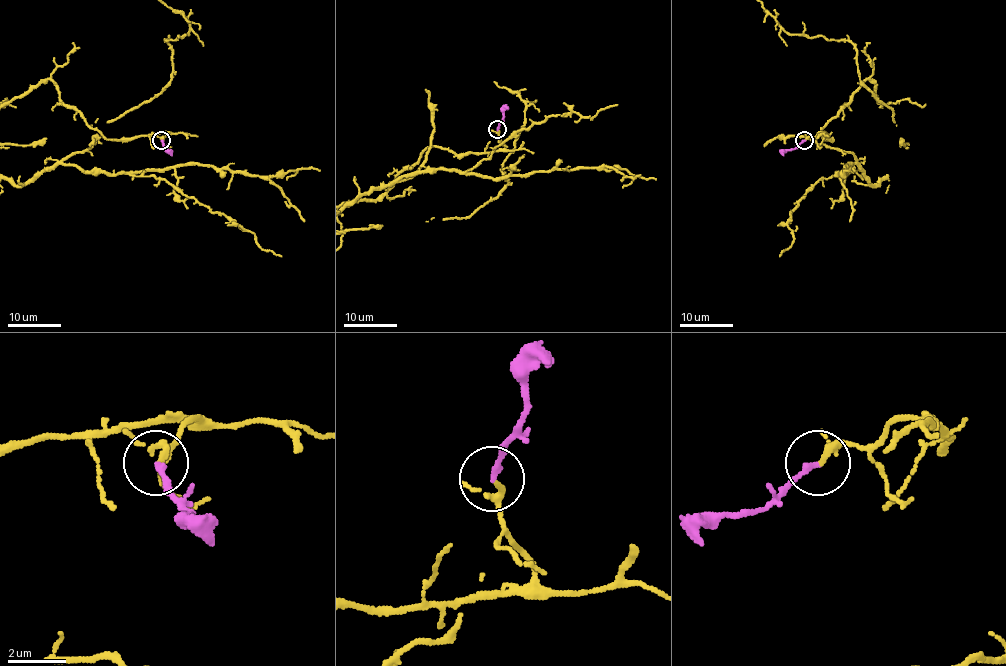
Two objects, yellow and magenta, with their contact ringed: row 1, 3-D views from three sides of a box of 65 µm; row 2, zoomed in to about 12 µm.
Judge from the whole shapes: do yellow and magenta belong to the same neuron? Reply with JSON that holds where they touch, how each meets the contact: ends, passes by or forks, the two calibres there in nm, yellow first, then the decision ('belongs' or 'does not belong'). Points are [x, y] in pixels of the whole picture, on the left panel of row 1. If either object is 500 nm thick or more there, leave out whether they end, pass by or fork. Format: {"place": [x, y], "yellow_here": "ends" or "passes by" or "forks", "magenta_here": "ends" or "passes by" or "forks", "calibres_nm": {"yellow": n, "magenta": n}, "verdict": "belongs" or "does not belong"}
{"place": [161, 140], "yellow_here": "passes by", "magenta_here": "ends", "calibres_nm": {"yellow": 140, "magenta": 200}, "verdict": "belongs"}

